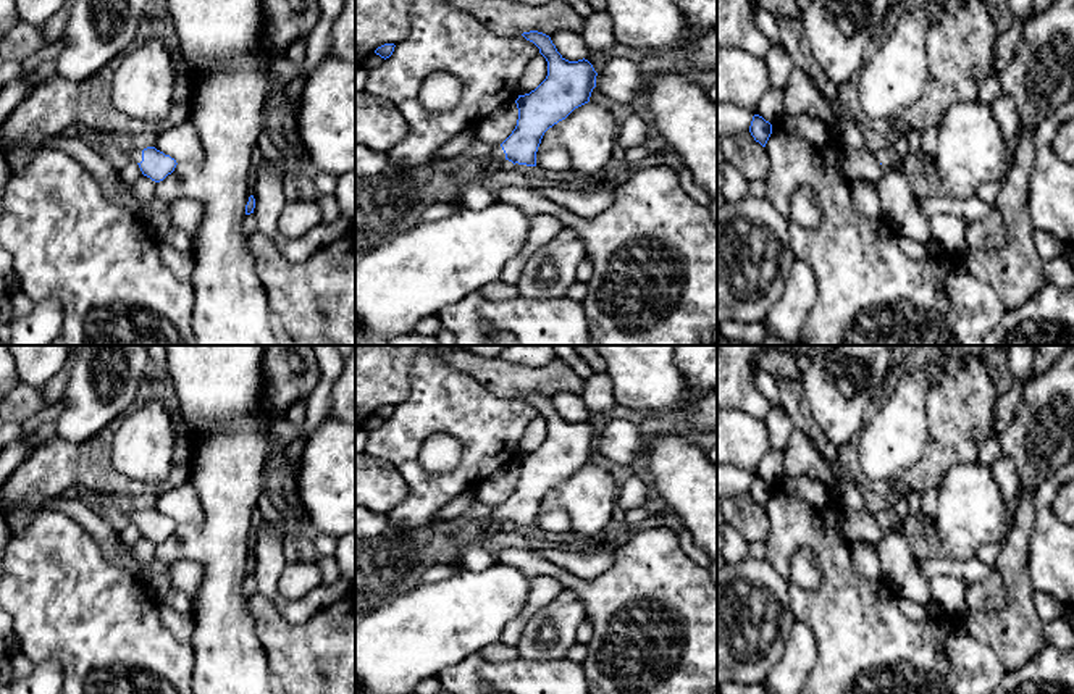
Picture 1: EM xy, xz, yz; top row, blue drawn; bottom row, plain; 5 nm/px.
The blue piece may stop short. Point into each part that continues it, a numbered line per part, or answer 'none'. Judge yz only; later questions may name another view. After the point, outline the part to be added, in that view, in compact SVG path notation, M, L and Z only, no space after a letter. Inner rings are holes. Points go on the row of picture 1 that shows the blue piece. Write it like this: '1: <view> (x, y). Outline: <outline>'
none

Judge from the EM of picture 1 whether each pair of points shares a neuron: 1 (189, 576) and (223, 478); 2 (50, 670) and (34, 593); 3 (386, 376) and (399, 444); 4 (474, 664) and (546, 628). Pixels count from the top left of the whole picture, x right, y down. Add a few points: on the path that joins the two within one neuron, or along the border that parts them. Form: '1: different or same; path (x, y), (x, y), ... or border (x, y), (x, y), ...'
1: different; border (175, 560), (201, 565), (197, 599)
2: different; border (34, 665), (55, 659), (63, 677)
3: different; border (412, 372), (411, 392), (394, 405)
4: different; border (519, 656), (528, 660), (556, 660)

